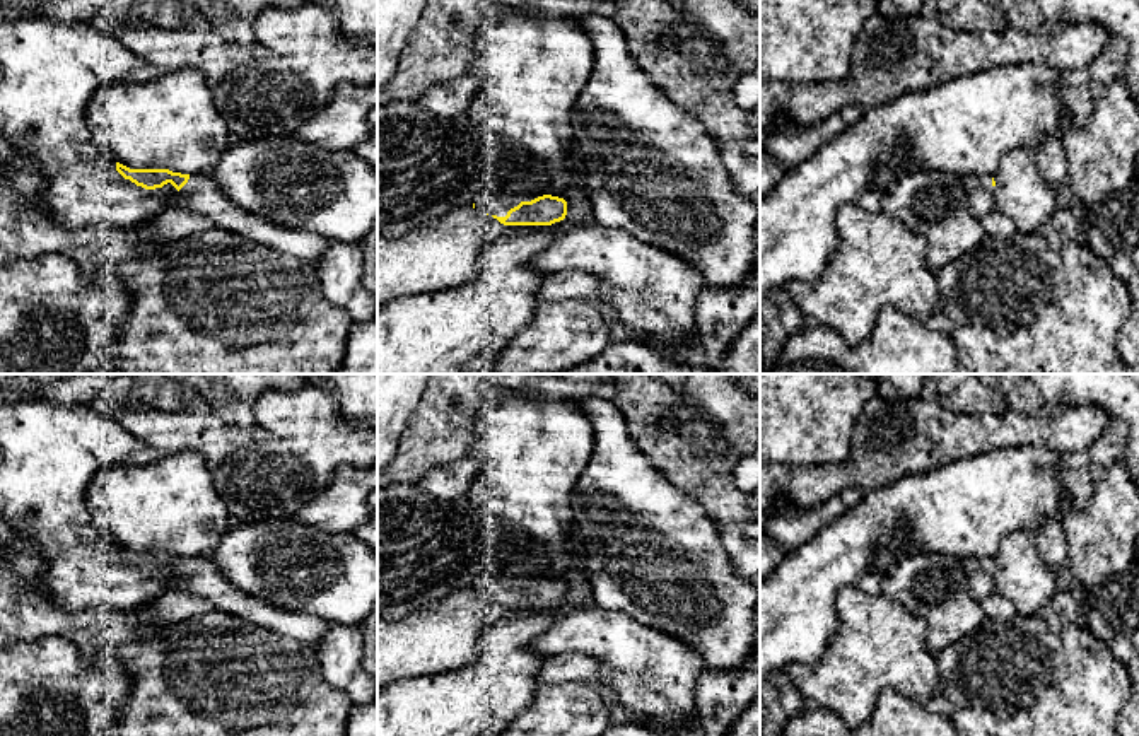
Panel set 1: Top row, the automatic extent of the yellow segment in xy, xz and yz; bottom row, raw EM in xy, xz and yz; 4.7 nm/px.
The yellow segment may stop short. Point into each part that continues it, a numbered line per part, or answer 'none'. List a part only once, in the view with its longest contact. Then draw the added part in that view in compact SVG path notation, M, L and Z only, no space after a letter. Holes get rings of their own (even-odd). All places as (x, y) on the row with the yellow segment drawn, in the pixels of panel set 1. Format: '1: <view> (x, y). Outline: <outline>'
1: xy (200, 195). Outline: M190 174L188 183L174 195L174 205L207 217L212 227L231 231L314 266L330 244L328 239L309 231L282 227L246 212L222 193L208 174Z
2: xz (487, 202). Outline: M485 191L478 195L475 200L475 208L482 213L505 217L507 212L517 207L523 200L511 195L495 195L492 191Z

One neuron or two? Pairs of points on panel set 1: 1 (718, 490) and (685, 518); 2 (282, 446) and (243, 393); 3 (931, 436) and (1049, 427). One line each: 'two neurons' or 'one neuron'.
1: two neurons
2: two neurons
3: one neuron

